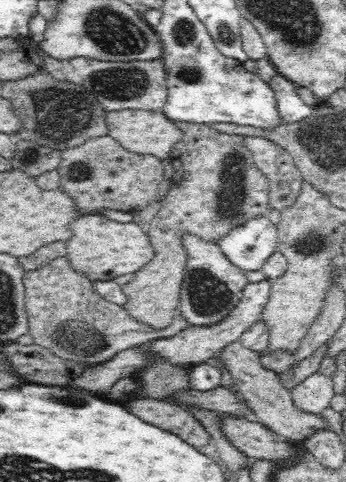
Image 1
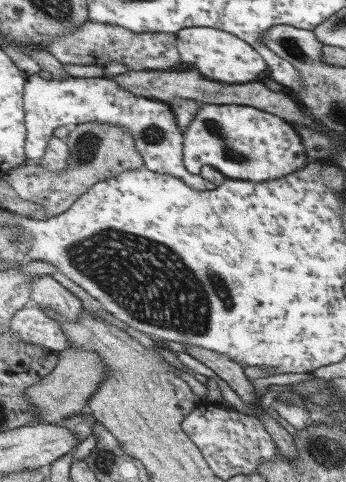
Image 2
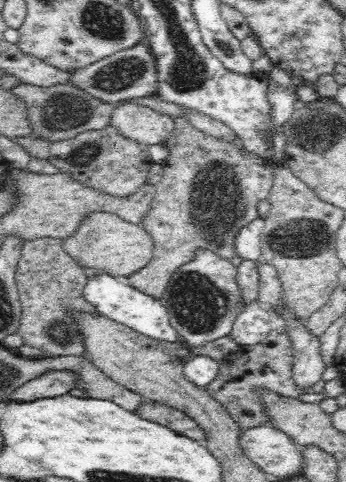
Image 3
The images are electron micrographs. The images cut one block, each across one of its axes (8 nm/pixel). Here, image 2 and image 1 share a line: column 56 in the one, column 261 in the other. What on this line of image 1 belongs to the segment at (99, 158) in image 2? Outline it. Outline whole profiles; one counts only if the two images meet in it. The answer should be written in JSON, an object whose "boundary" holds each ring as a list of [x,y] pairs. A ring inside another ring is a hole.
{"boundary":[[[176,122],[176,126],[184,134],[182,142],[188,142],[186,152],[180,154],[186,176],[176,188],[170,188],[158,214],[146,228],[156,256],[134,274],[132,282],[122,286],[128,296],[128,302],[122,308],[128,310],[134,320],[152,326],[154,330],[170,326],[176,308],[180,306],[180,290],[188,264],[184,236],[194,234],[204,242],[218,242],[248,220],[268,216],[270,212],[268,178],[254,164],[252,152],[244,146],[242,136],[224,134],[196,122]]]}

